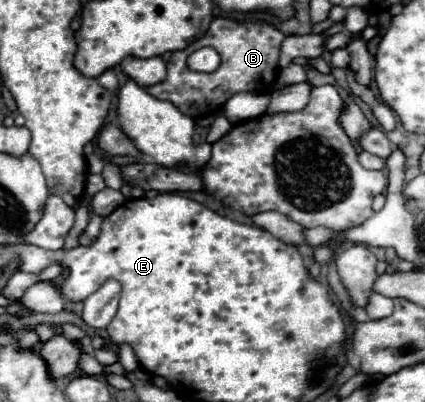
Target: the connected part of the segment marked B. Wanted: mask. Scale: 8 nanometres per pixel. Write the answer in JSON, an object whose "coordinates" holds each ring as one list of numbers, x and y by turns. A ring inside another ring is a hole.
{"coordinates":[[215,18,207,30,207,34,187,48,175,52,167,62,167,78,159,84,153,84,147,88,147,92,159,100,171,100,183,114,199,120,207,116,219,114,223,110,225,102,239,94,239,92,255,92,255,94,269,94,273,92,275,78,279,72,277,60,279,60,279,46,283,42,285,34,277,30,273,24,263,20,249,20,249,22,237,22,233,18],[211,46,219,52,221,64,215,72,203,74,193,72,187,68,187,58,195,50]]}

